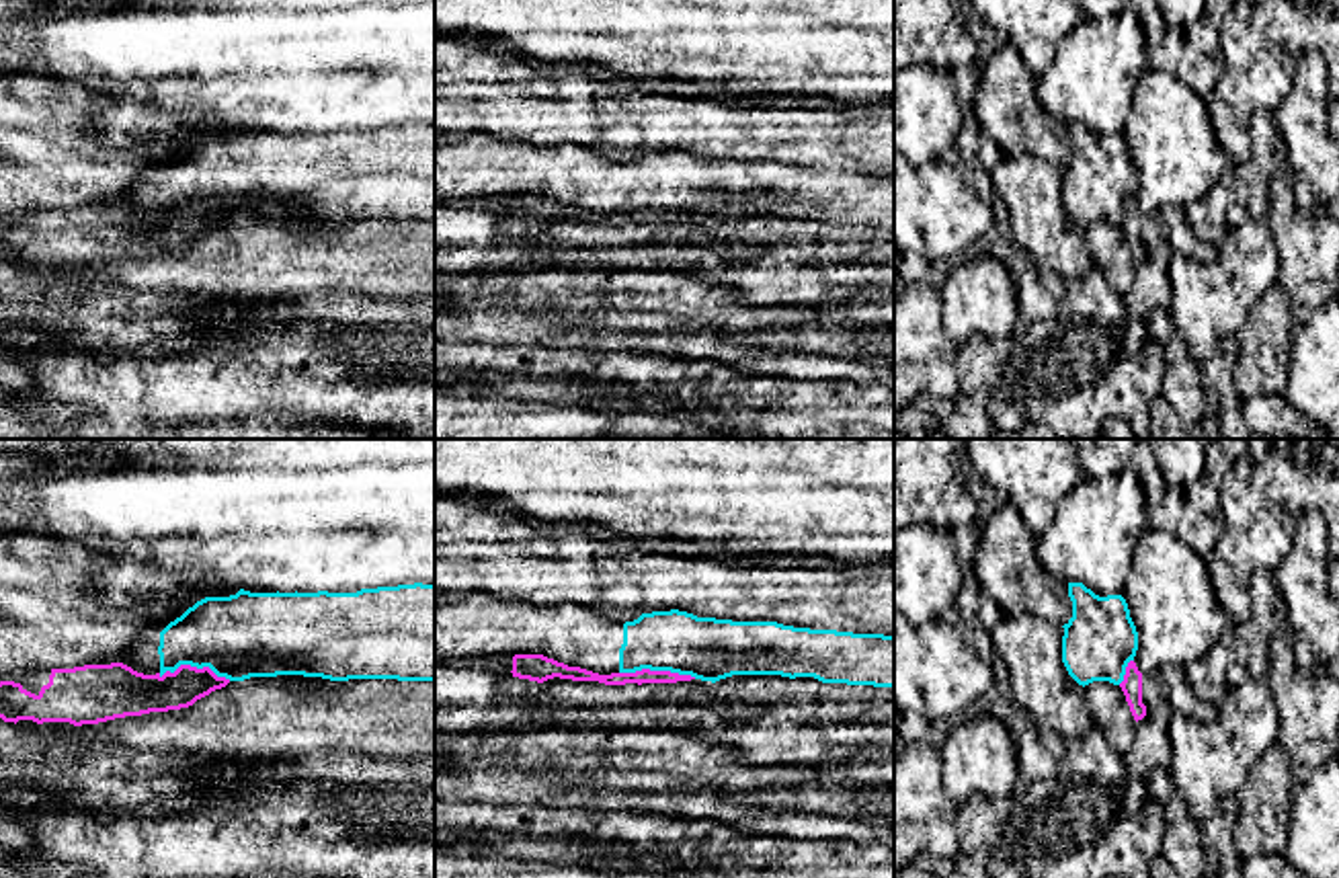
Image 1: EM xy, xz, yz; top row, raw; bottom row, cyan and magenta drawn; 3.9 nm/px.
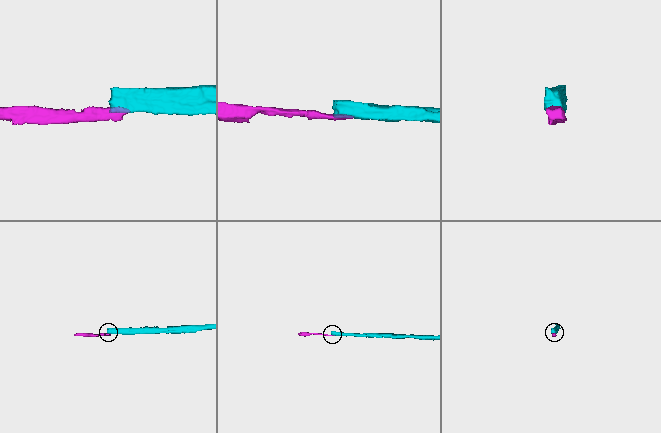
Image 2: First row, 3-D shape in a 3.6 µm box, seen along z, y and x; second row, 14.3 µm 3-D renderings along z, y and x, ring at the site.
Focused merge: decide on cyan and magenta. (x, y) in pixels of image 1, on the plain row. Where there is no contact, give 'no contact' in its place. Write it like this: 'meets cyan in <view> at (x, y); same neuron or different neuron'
meets cyan in xz at (659, 210); different neuron

